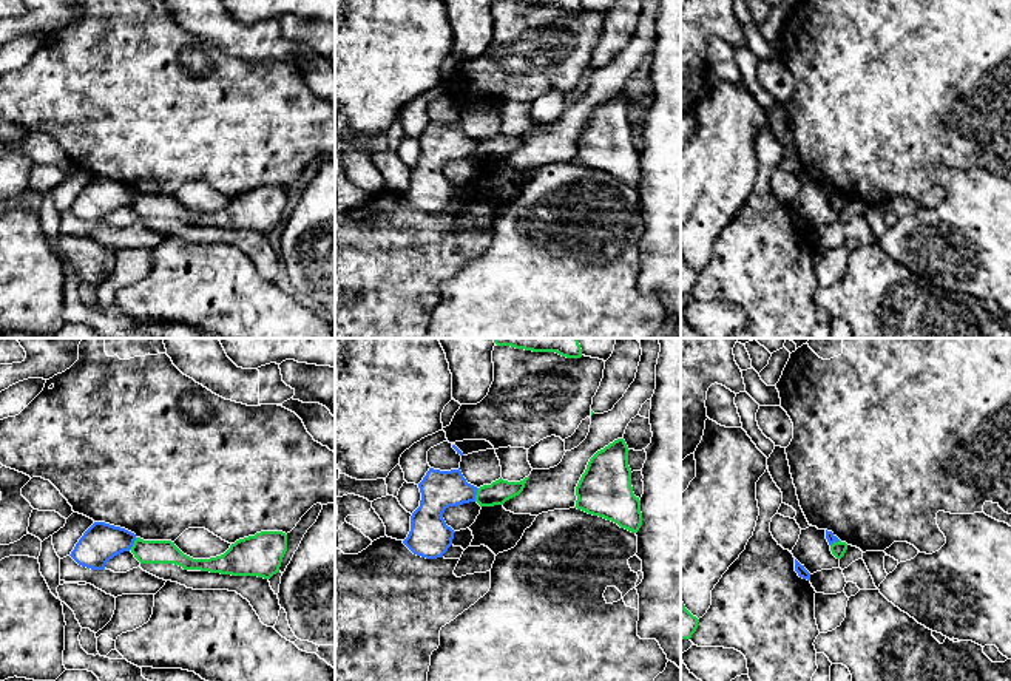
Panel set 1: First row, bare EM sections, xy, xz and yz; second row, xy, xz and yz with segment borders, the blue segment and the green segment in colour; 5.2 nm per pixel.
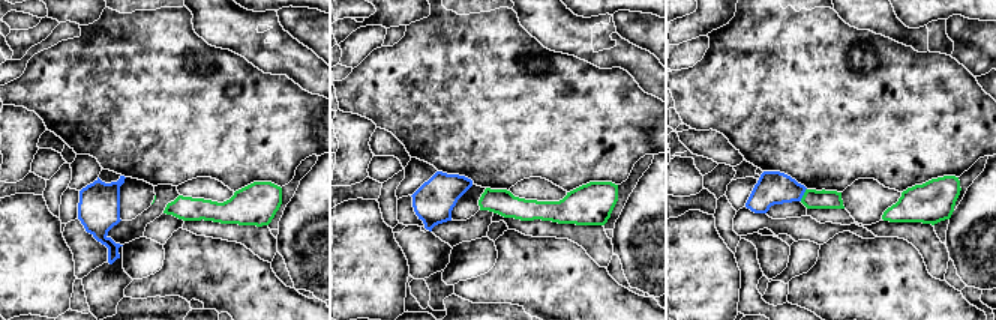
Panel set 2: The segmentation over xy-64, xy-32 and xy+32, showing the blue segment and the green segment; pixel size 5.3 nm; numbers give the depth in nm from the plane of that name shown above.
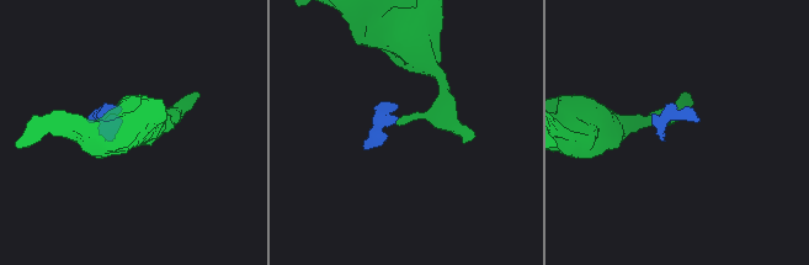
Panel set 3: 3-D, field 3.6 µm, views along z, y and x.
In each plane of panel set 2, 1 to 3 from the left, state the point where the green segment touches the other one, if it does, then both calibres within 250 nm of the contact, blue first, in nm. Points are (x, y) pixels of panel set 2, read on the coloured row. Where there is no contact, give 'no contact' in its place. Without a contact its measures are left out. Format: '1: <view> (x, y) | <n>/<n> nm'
1: no contact
2: no contact
3: xy+32 (803, 194) | 180/110 nm

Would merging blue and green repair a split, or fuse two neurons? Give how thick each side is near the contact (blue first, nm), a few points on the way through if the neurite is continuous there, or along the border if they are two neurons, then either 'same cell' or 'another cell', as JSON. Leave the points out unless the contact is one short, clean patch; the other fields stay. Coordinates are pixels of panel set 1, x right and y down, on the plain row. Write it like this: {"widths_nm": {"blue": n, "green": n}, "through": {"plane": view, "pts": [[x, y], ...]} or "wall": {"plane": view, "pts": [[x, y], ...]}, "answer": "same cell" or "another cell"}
{"widths_nm": {"blue": 200, "green": 120}, "wall": {"plane": "xz", "pts": [[479, 142], [474, 155]]}, "answer": "another cell"}

